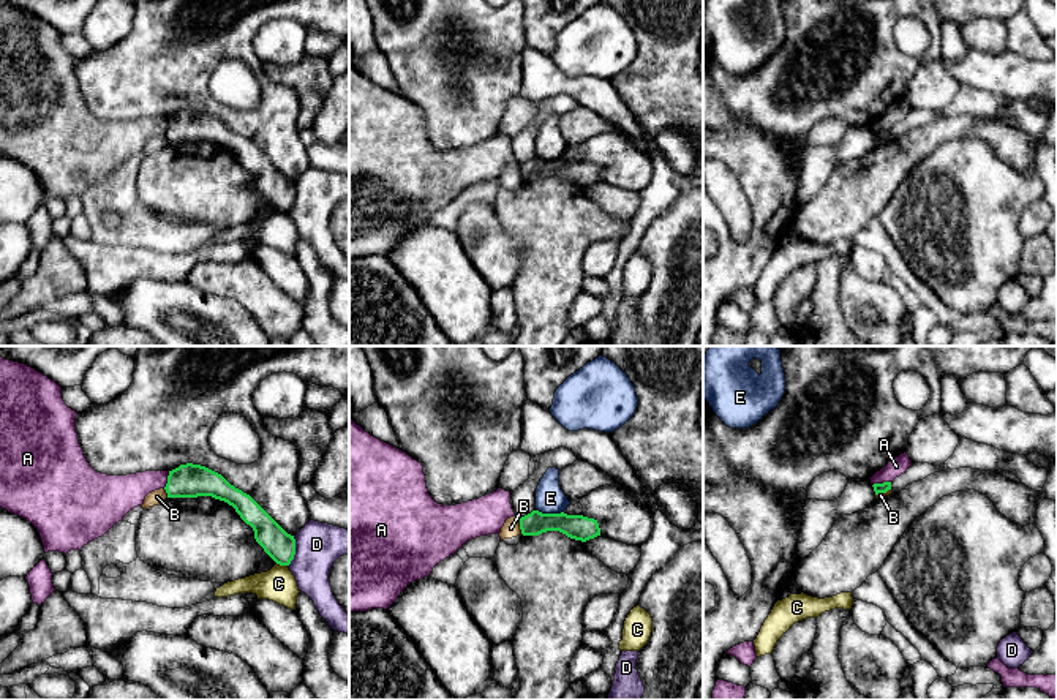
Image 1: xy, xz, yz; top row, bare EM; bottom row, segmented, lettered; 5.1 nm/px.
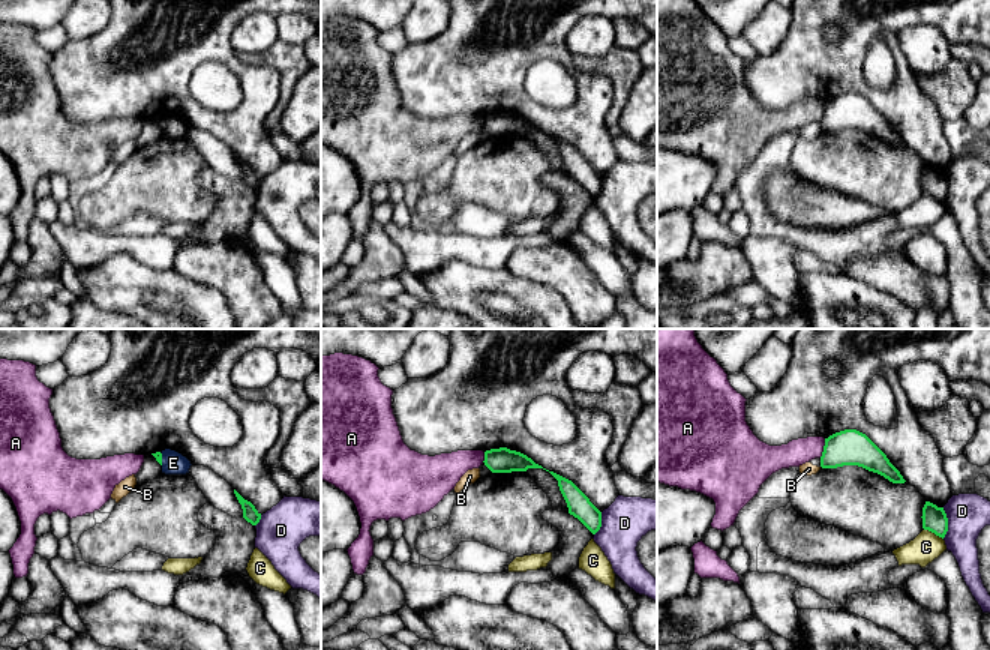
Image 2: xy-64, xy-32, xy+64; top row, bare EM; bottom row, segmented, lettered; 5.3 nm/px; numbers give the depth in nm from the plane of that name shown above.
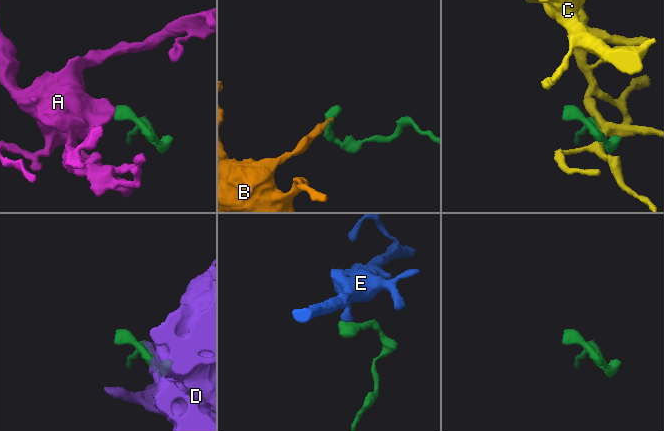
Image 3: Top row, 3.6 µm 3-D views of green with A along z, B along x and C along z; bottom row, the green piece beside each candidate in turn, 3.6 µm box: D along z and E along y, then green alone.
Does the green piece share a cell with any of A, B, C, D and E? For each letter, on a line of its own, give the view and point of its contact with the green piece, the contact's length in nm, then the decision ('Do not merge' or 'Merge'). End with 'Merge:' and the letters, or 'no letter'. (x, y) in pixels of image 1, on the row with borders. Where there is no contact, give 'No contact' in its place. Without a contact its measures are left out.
A: Touches green at yz (880, 484). Shared border 100 nm. Do not merge
B: Touches green at xz (520, 526). Shared border 80 nm. Do not merge
C: Touches green at xy (282, 564). Shared border 60 nm. Do not merge
D: Touches green at xy (294, 552). Shared border 160 nm. Do not merge
E: Touches green at xz (550, 514). Shared border 140 nm. Do not merge
Merge: no letter

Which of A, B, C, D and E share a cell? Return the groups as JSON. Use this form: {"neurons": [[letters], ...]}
{"neurons": [["A"], ["B"], ["C"], ["D"], ["E"]]}

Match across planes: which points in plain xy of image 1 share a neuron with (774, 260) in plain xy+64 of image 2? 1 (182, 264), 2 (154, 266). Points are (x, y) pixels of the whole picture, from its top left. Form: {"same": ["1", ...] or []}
{"same": ["1", "2"]}

